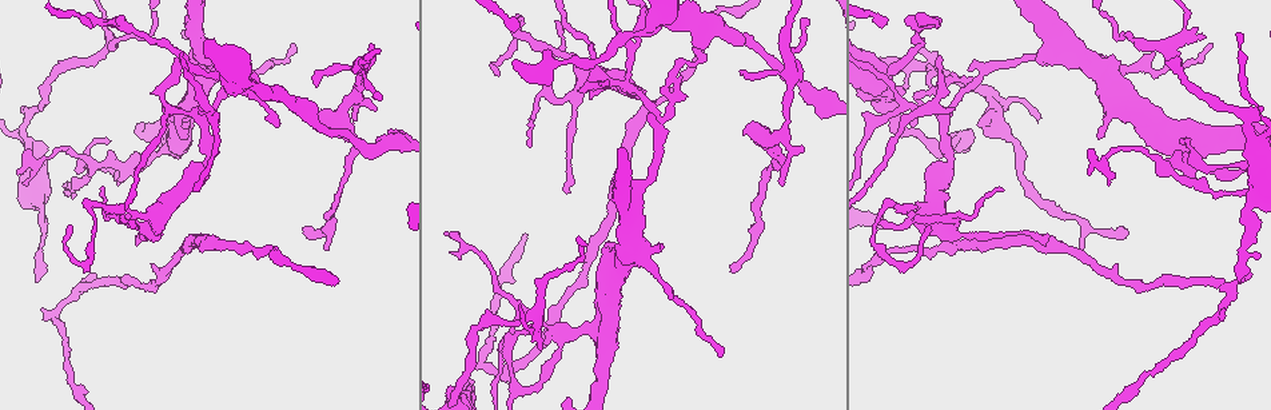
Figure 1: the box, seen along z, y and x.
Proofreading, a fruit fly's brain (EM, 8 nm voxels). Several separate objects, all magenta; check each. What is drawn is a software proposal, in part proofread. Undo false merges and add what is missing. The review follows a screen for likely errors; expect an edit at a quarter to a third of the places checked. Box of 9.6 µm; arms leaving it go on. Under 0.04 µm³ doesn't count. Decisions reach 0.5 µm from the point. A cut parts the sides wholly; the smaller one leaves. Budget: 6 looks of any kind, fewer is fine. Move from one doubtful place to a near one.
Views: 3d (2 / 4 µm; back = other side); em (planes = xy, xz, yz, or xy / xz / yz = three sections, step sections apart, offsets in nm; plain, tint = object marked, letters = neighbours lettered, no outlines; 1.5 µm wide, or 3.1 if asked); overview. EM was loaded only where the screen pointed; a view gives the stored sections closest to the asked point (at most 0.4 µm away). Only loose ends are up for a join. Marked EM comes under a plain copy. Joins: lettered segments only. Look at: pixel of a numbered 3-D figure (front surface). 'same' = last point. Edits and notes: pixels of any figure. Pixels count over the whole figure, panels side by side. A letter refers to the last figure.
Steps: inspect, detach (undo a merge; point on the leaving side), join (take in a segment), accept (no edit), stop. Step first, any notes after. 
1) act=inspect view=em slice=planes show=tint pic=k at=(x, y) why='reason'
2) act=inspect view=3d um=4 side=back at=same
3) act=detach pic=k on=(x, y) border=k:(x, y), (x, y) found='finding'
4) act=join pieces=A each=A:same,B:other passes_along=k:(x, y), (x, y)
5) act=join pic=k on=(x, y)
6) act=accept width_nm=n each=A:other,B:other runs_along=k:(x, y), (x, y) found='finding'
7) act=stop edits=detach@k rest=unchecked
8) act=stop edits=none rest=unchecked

act=inspect view=em slice=planes show=letters pic=1 at=(467, 394) why='calibre changes'

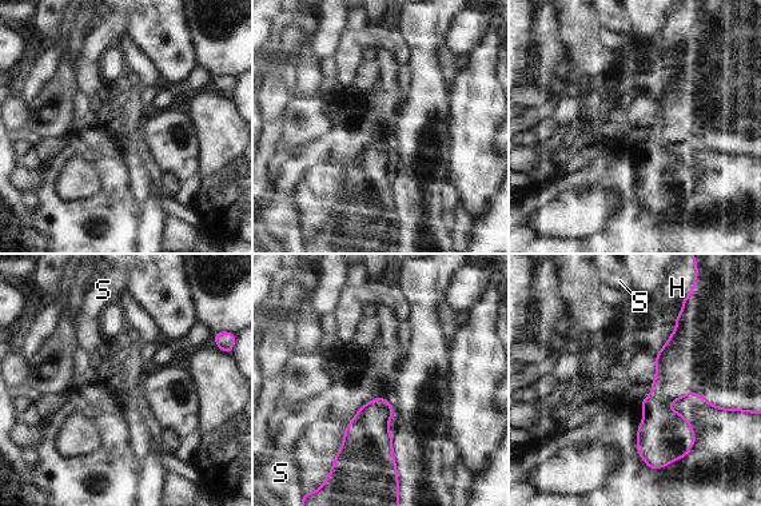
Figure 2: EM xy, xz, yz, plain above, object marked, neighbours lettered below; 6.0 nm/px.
act=accept each=H:other,S:other border=2:(690, 291), (680, 302) found='continuous, no second neuron'

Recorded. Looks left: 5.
act=inspect view=em slice=xy step=4 show=tint pic=1 at=(480, 365) why='abrupt turn'

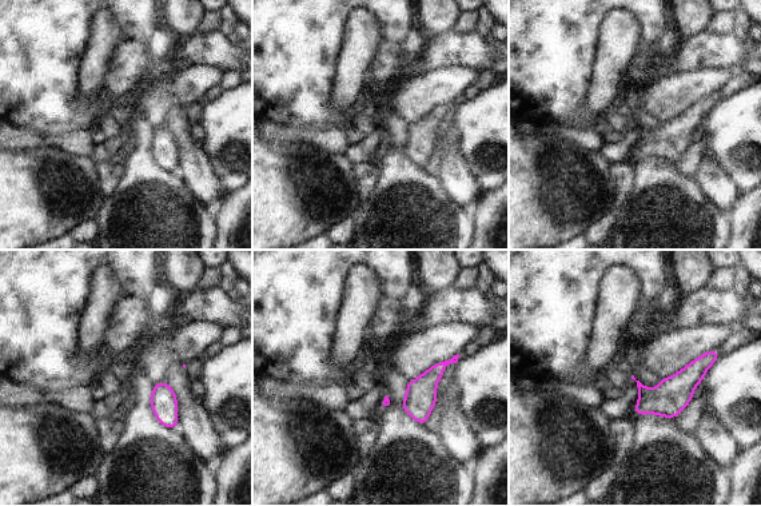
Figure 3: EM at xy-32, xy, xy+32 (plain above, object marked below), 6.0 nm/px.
act=inspect view=em slice=planes show=letters at=same

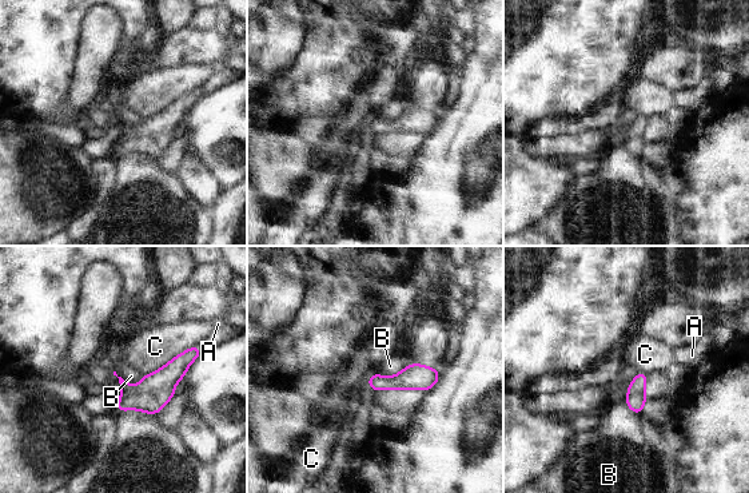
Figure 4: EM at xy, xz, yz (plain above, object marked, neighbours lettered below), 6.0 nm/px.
act=accept longest_contact=C:380nm each=A:other,B:other,C:other border=4:(637, 372), (626, 394), (636, 414) found='continuous, no second neuron'

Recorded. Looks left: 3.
act=inspect view=em slice=planes show=letters pic=1 at=(539, 350) why='thin end'

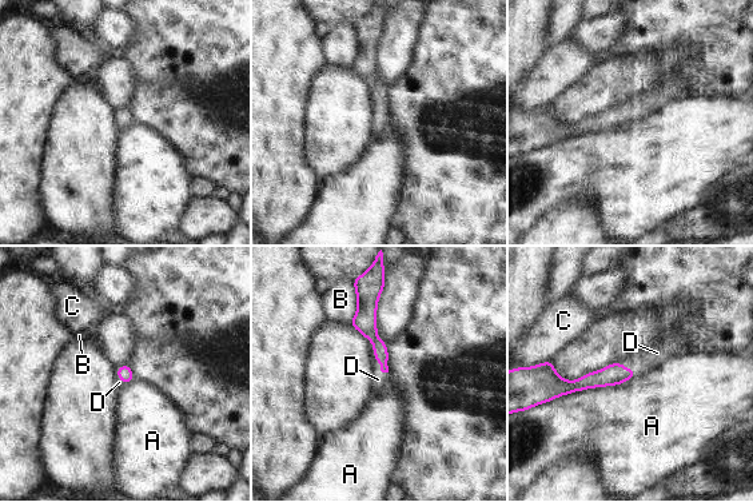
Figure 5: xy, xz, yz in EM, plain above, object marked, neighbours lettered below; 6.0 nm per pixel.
act=join pic=5 on=(378, 379) each=A:other,B:other,C:other,D:same passes_along=5:(363, 321), (375, 358), (378, 379) found='it goes on there'

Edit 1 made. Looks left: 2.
act=stop edits=join@5 rest=unchecked

